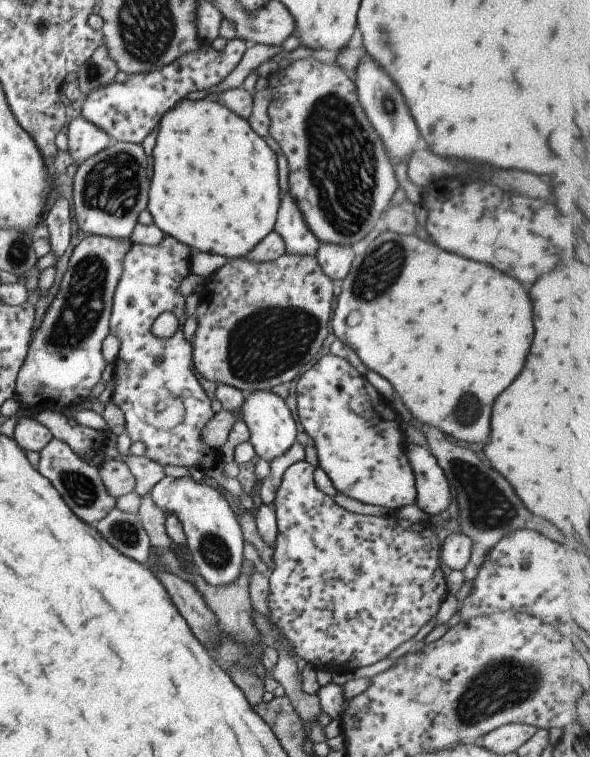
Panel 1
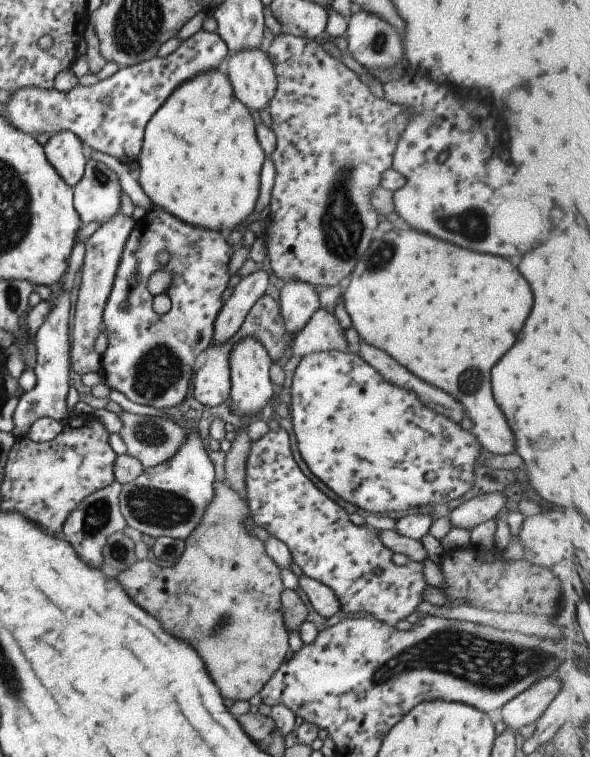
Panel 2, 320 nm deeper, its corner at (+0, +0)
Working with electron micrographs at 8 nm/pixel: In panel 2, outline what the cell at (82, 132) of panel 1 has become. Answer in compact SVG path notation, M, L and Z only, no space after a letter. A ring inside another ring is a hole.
M57 131L50 134L42 149L47 162L65 184L75 186L87 162L81 141L72 132Z

